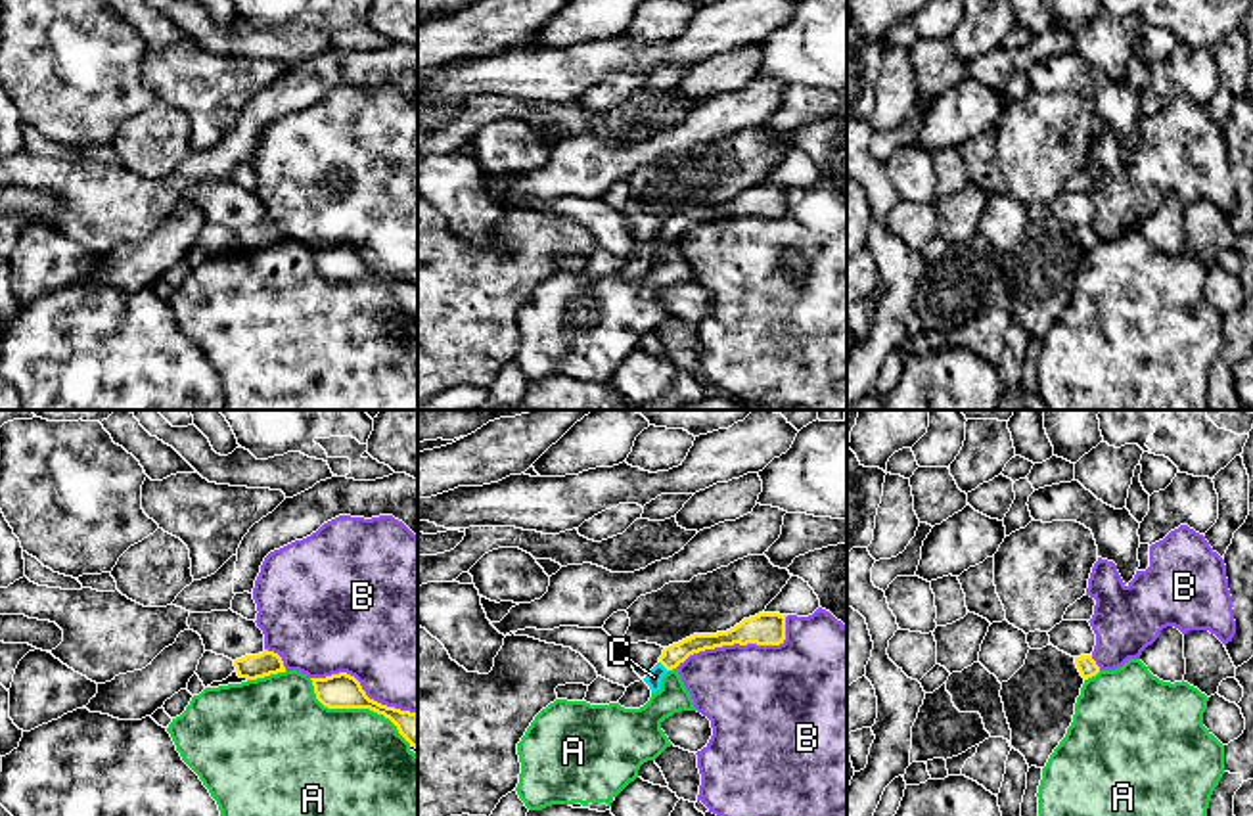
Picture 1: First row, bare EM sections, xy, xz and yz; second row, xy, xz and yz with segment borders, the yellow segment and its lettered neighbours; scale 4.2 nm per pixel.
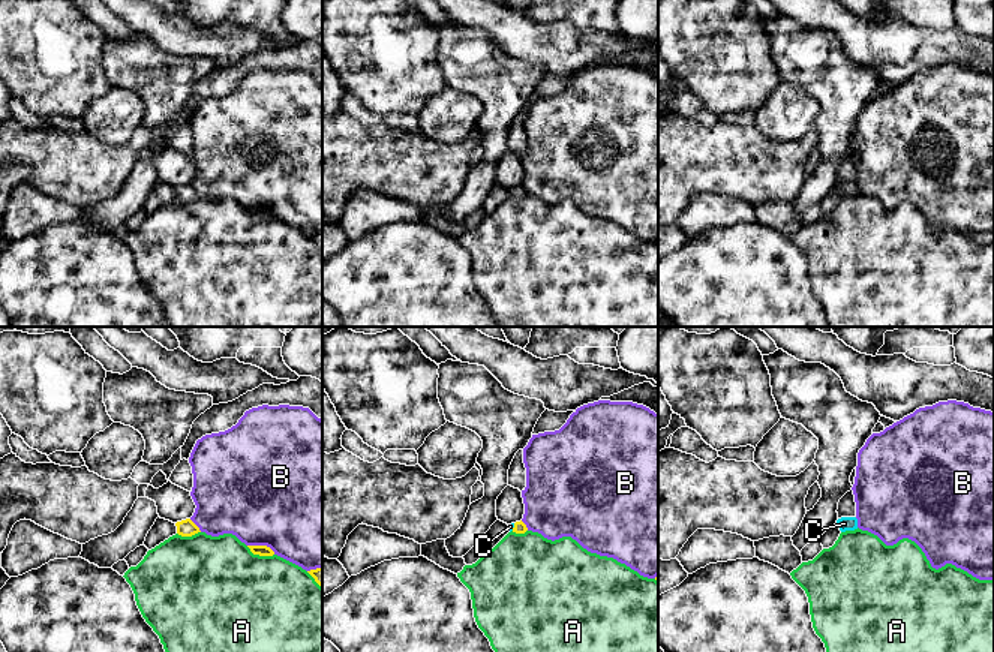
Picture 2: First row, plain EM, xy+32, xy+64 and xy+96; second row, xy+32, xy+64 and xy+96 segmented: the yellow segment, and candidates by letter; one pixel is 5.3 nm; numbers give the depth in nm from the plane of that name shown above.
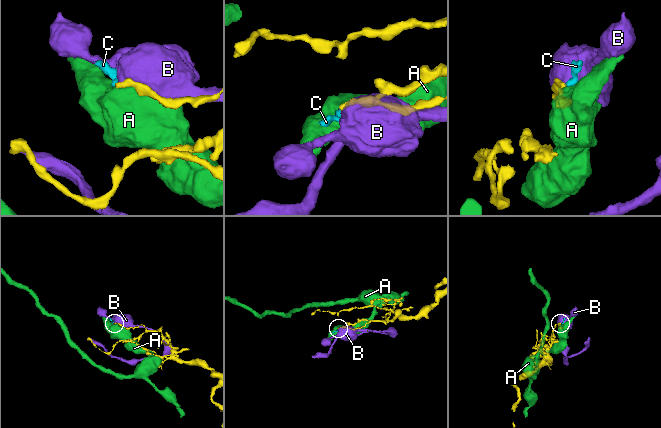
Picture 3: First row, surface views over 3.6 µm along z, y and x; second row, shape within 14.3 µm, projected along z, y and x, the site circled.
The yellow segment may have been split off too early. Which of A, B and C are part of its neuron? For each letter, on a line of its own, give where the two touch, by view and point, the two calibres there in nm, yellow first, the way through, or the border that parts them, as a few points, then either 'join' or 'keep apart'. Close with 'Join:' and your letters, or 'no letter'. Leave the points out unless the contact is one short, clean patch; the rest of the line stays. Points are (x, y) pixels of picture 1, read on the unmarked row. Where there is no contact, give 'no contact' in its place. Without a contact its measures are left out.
A: contact xy (355, 278); calibres 150 and 500 nm; keep apart
B: contact xy (363, 261); calibres 150 and 480 nm; keep apart
C: contact xz (663, 236); calibres 90 and 70 nm; way xz (673, 226), (663, 236), (654, 248); join
Join: C

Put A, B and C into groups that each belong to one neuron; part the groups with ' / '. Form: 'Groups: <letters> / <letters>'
Groups: A / B / C

